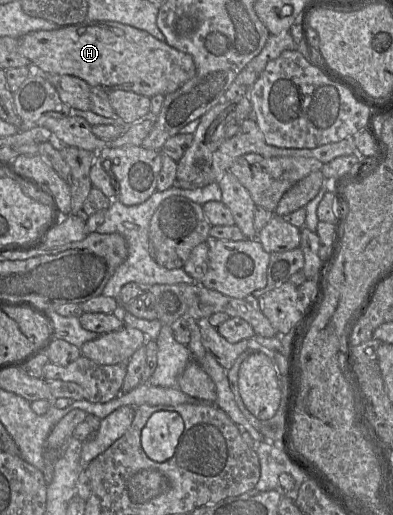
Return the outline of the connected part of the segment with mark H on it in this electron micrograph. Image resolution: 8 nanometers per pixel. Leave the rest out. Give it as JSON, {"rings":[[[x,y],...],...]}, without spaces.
{"rings":[[[87,21],[76,25],[61,26],[50,31],[35,31],[18,38],[20,53],[30,61],[30,66],[43,74],[72,75],[89,86],[107,93],[114,90],[131,91],[146,97],[167,95],[195,75],[193,57],[166,42],[159,41],[148,32],[115,21]]]}

